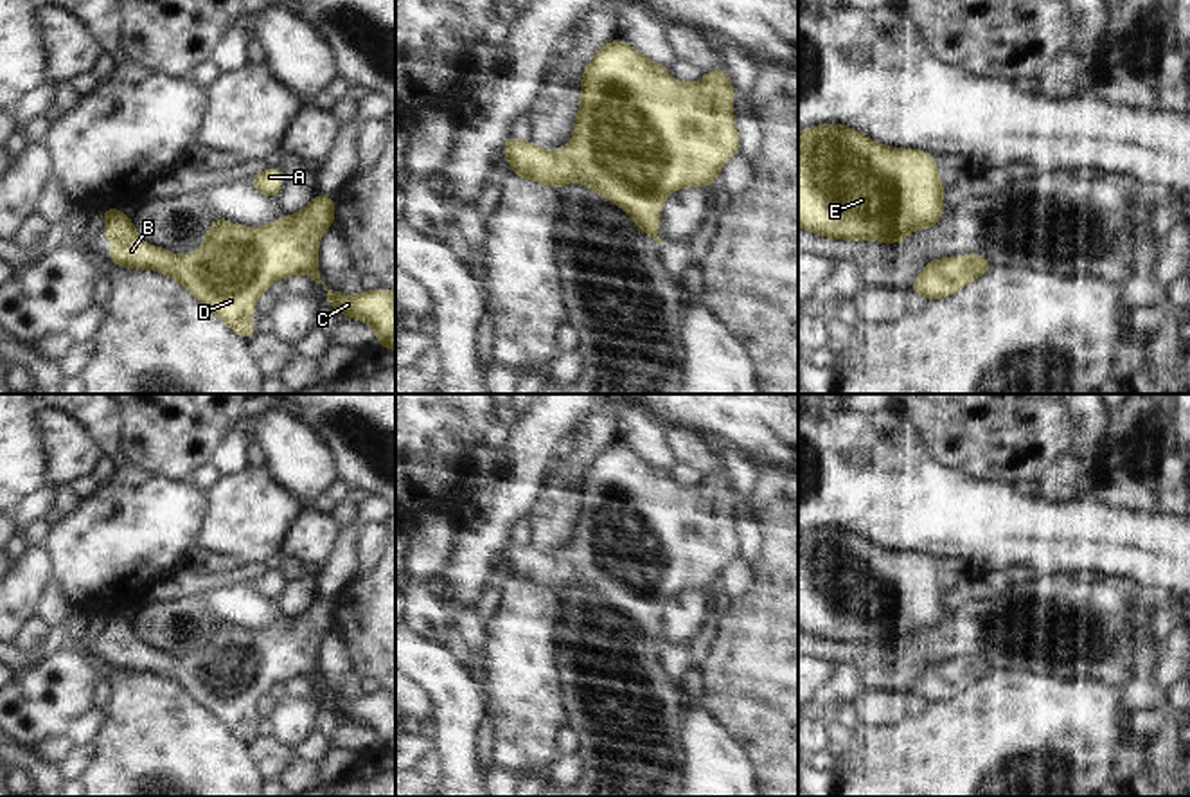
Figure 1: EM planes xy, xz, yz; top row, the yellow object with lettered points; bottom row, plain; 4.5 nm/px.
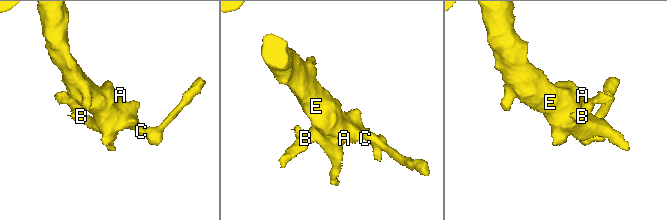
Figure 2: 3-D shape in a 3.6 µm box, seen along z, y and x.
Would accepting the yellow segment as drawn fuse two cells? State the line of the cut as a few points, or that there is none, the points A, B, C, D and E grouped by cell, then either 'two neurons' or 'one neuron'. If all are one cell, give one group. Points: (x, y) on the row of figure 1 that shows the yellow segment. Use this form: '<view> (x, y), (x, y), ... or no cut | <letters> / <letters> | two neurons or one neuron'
no cut | A B C D E | one neuron

